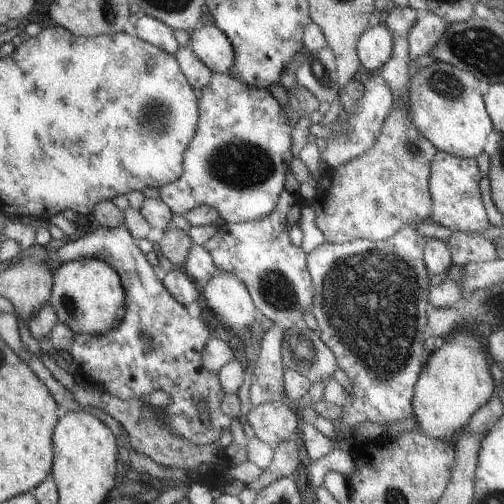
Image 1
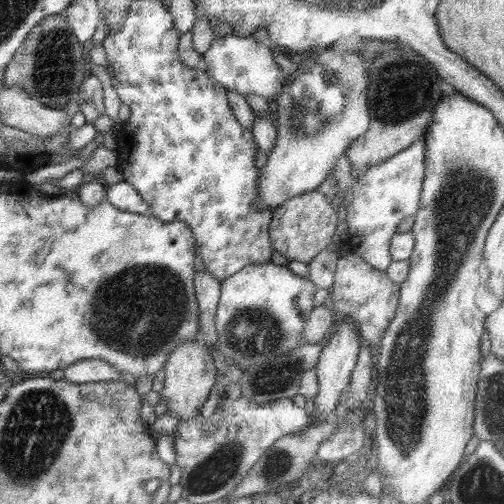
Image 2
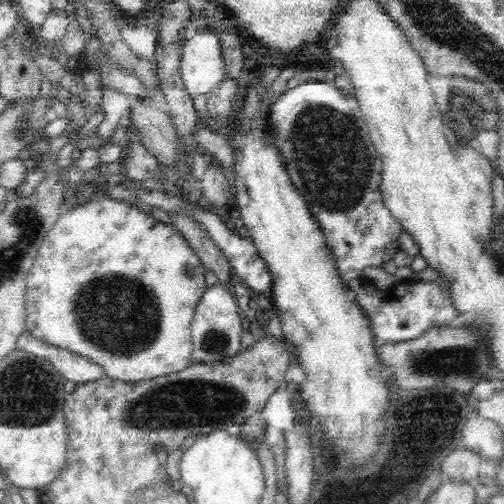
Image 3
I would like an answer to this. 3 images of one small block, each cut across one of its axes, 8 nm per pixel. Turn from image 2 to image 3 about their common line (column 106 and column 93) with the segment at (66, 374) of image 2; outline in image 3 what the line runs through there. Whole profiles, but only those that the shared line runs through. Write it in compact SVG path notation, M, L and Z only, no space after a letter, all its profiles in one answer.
M30 332L20 334L16 348L28 356L40 356L42 360L48 360L68 384L82 386L82 384L106 378L102 368L98 364L94 364L90 358L84 358L74 352L46 344L42 340L34 338Z

